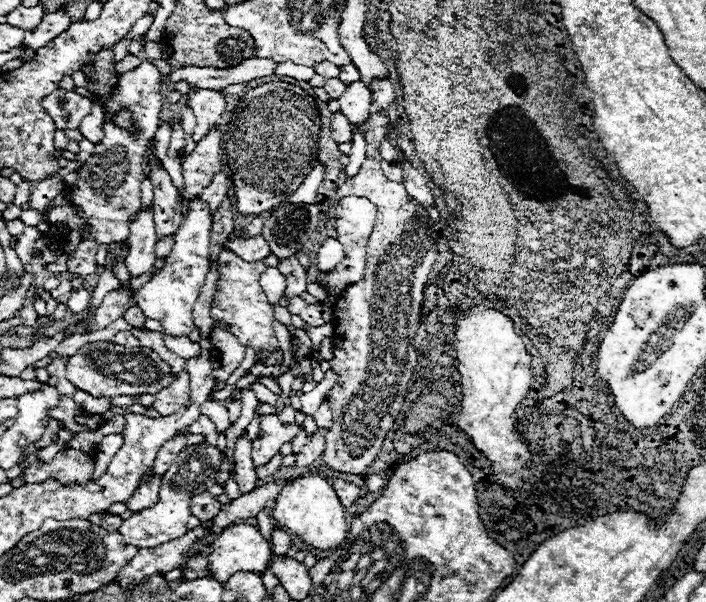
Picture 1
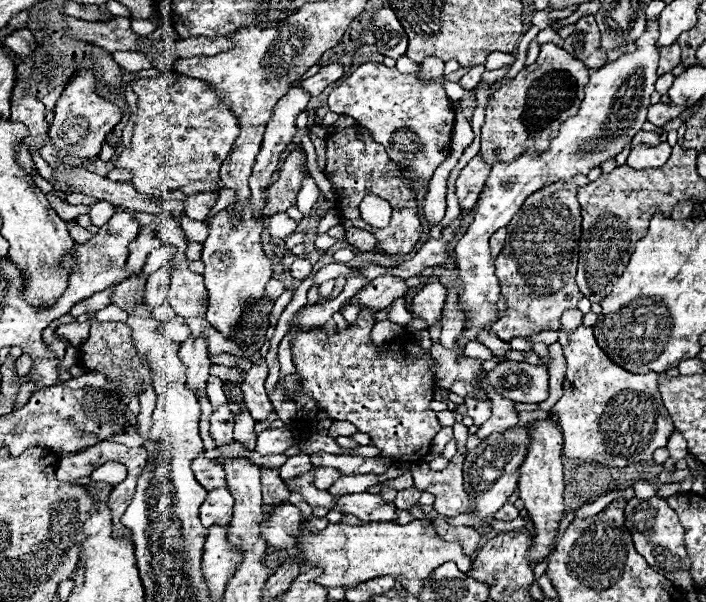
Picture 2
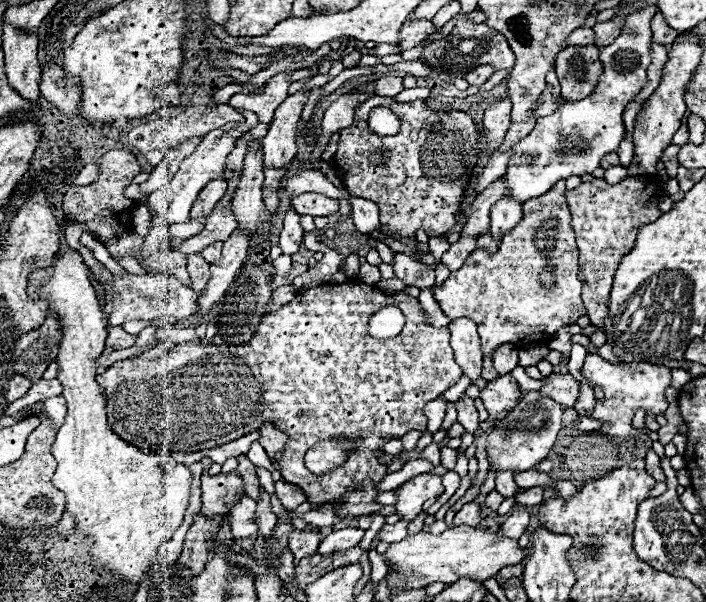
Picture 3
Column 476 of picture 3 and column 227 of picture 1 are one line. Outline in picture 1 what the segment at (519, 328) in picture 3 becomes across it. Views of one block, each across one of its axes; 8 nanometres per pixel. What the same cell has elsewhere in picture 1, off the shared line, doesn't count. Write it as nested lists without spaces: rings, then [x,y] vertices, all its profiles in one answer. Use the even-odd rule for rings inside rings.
[[[222,250],[218,256],[218,284],[214,292],[214,304],[212,304],[212,320],[224,322],[230,332],[244,344],[256,350],[256,364],[264,364],[266,358],[280,348],[276,334],[274,334],[274,310],[268,302],[262,286],[260,286],[260,274],[266,270],[264,262],[246,262],[238,258],[232,250]]]

